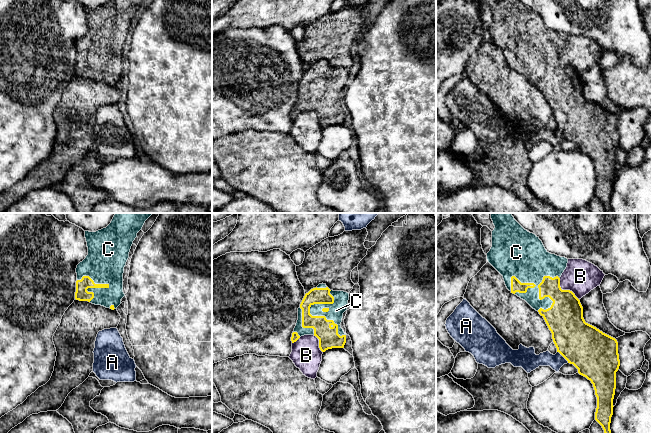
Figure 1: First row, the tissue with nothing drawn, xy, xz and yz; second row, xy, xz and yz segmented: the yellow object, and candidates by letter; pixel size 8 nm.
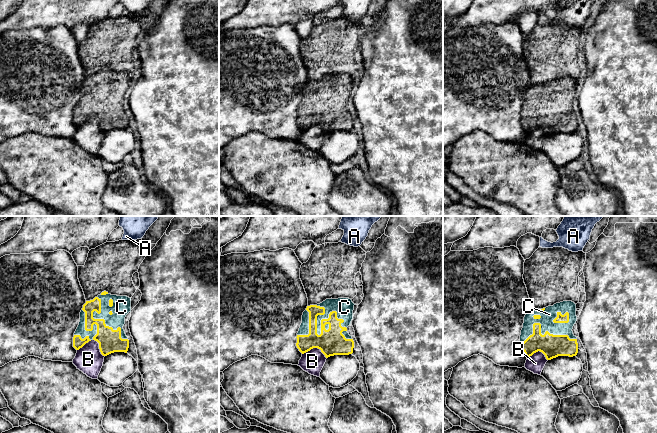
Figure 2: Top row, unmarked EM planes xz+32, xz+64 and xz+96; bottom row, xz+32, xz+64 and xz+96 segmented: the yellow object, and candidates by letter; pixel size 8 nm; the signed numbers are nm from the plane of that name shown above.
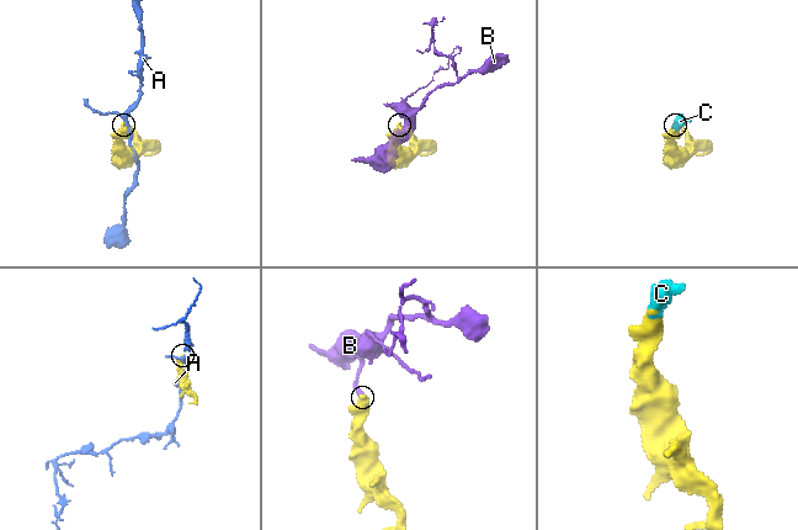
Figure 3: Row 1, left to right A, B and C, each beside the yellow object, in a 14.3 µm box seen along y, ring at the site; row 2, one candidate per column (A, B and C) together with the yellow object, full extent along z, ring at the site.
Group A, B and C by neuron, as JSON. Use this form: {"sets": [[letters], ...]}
{"sets": [["A"], ["B"], ["C"]]}

